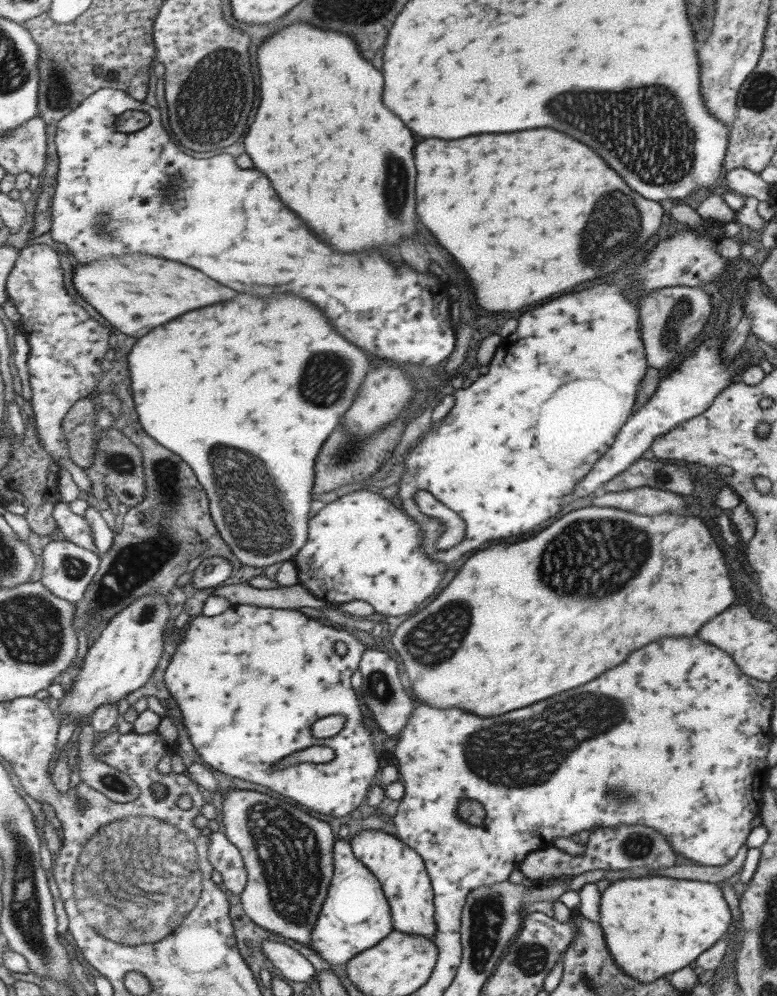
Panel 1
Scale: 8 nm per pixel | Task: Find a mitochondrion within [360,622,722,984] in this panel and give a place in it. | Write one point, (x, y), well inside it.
(487, 750)

